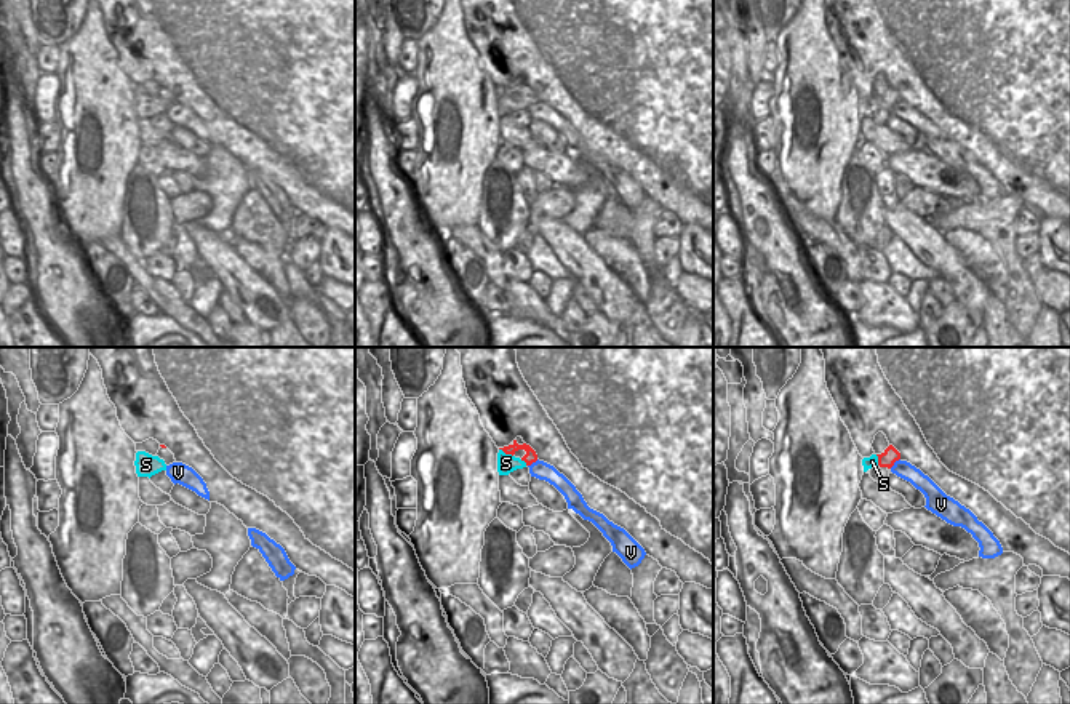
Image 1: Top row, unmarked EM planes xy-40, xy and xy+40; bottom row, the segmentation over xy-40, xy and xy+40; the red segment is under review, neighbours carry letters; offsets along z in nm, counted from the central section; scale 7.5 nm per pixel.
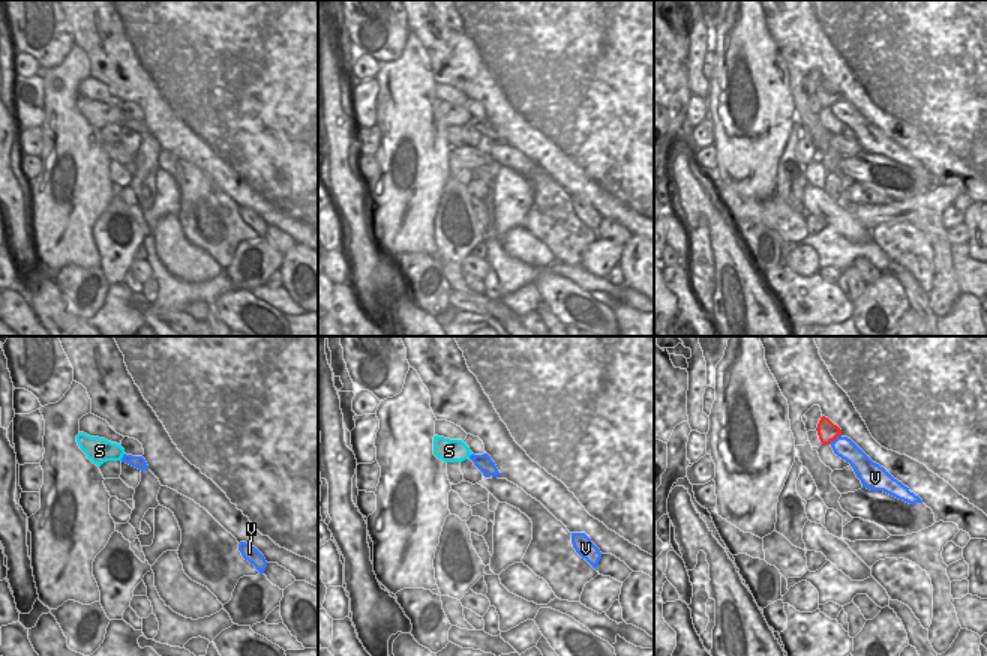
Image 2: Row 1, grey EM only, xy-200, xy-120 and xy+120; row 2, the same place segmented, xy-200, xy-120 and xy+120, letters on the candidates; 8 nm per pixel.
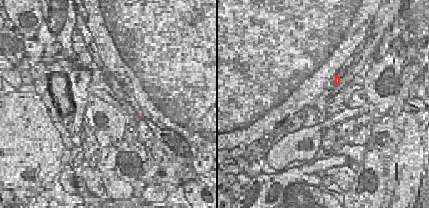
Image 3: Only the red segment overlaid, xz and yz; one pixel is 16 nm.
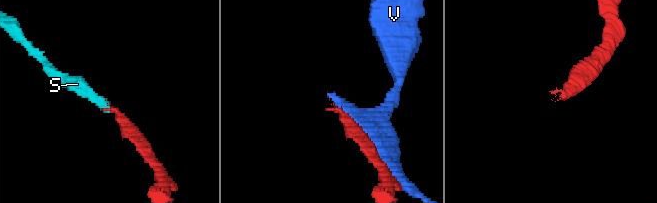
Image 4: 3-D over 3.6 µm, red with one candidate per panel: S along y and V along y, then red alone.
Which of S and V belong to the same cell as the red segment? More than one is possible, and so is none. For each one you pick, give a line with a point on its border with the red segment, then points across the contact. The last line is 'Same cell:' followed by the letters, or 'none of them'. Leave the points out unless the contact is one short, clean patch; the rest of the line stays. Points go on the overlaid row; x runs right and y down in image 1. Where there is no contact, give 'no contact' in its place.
S: contact xy (506, 453); way xy (530, 456), (525, 447), (506, 453), (506, 463)
Same cell: S

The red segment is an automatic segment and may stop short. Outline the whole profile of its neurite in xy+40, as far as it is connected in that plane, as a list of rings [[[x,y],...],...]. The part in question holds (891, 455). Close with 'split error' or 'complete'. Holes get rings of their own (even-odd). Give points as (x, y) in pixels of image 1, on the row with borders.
[[[889,445],[881,454],[872,454],[870,458],[862,459],[864,472],[878,466],[891,469],[899,459],[900,453],[892,445]]]; split error

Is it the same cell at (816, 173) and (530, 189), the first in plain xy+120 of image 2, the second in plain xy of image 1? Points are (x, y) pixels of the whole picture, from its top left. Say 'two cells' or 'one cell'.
one cell

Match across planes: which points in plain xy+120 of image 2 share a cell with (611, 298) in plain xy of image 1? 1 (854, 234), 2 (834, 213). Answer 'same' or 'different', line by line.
1: same
2: same

